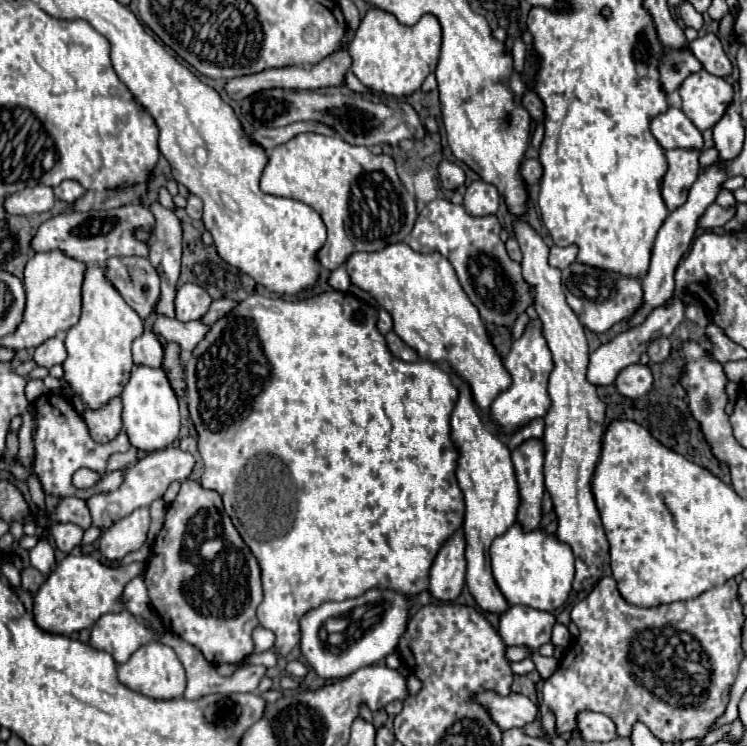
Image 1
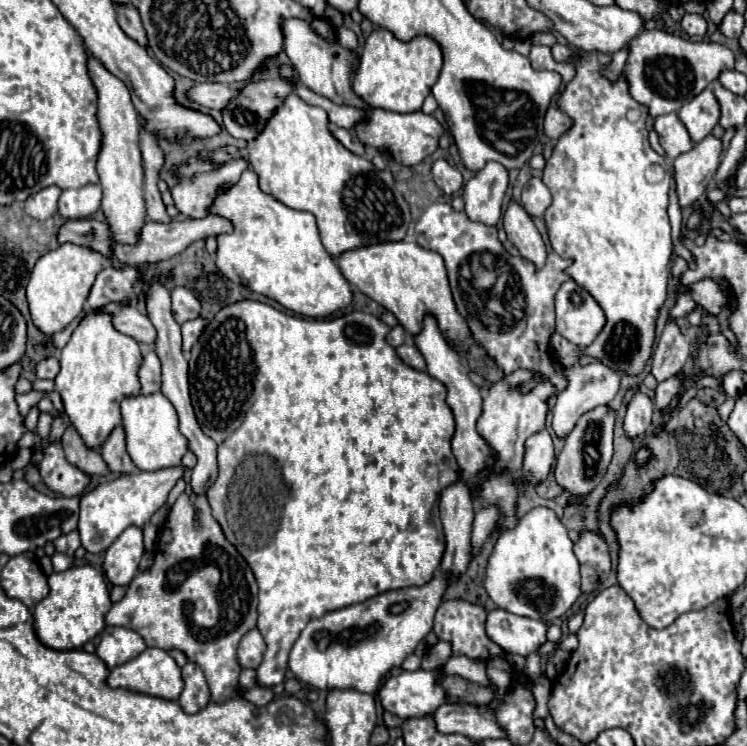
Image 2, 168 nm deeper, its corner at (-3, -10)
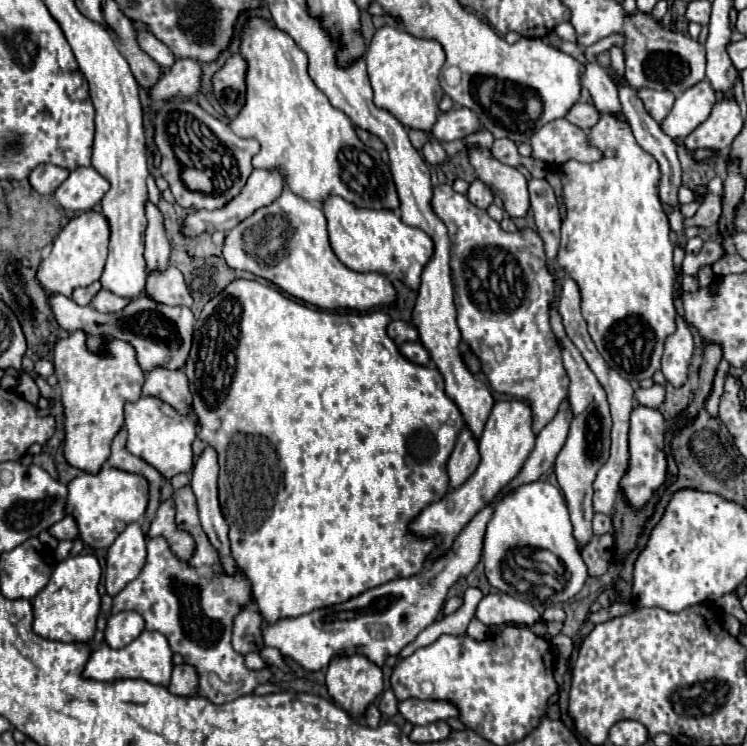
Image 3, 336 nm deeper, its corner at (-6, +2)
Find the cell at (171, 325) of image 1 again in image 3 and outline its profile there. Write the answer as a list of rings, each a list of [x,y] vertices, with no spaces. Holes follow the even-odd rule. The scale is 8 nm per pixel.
[[[100,290],[96,292],[96,296],[92,298],[92,308],[96,308],[98,312],[120,312],[130,300],[120,298],[108,290]]]

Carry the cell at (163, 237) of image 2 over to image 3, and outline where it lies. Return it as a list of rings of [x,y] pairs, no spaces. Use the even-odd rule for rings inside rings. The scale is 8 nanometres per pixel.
[[[272,168],[272,170],[254,170],[252,174],[250,174],[250,178],[248,178],[248,182],[246,182],[246,186],[242,188],[242,192],[232,200],[232,202],[228,202],[224,208],[220,208],[220,210],[196,210],[196,212],[192,212],[192,214],[188,214],[188,218],[186,218],[186,224],[184,224],[184,234],[186,236],[196,236],[196,234],[202,234],[202,232],[216,232],[216,230],[222,230],[222,232],[228,232],[228,230],[232,230],[236,224],[240,224],[242,220],[246,220],[248,216],[252,216],[252,212],[256,212],[258,208],[262,208],[262,206],[268,206],[268,204],[272,204],[278,196],[280,196],[280,192],[284,190],[284,184],[286,184],[286,180],[284,180],[284,174],[278,170],[278,168]]]

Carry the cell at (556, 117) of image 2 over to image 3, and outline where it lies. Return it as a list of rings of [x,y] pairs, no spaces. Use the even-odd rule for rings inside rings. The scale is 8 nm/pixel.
[[[578,102],[566,116],[568,122],[580,126],[586,132],[598,122],[598,118],[600,118],[600,112],[592,104],[584,104],[584,102]]]

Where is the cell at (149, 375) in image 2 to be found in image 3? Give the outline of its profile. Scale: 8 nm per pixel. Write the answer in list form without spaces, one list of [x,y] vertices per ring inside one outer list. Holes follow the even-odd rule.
[[[156,368],[146,376],[144,382],[144,396],[156,396],[162,402],[170,404],[182,416],[188,416],[192,410],[192,394],[188,388],[188,378],[182,370],[166,370]]]

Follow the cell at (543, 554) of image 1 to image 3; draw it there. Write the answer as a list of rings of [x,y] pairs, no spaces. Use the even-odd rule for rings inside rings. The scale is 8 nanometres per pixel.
[[[536,480],[530,484],[522,484],[522,486],[514,488],[512,492],[506,492],[504,496],[500,496],[494,504],[494,512],[492,512],[492,518],[490,518],[490,522],[486,526],[486,534],[484,534],[482,554],[484,554],[486,576],[488,576],[490,584],[496,586],[498,590],[506,592],[506,594],[516,594],[516,590],[502,580],[502,560],[506,558],[506,552],[514,546],[546,548],[562,560],[562,564],[566,568],[566,586],[564,586],[564,590],[550,596],[544,602],[546,606],[554,606],[554,604],[570,600],[584,586],[584,582],[588,578],[588,570],[586,570],[582,556],[578,554],[576,540],[572,536],[572,524],[570,524],[568,508],[566,508],[566,502],[564,502],[560,490],[556,486],[552,486],[550,482]]]

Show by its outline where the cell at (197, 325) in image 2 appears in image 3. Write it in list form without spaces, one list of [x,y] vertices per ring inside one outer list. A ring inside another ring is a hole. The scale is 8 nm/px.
[[[62,294],[46,296],[48,306],[54,312],[56,322],[66,332],[84,332],[86,334],[86,348],[94,354],[108,352],[108,340],[124,340],[132,344],[136,350],[138,366],[144,374],[152,372],[152,368],[162,366],[168,370],[180,370],[188,358],[190,344],[192,344],[192,328],[194,328],[194,314],[188,306],[164,306],[146,296],[130,300],[126,308],[114,314],[100,314],[92,306],[80,306],[74,300]]]

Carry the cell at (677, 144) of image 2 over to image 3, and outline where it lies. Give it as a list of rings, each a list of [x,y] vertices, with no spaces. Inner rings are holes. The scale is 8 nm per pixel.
[[[640,88],[636,90],[644,108],[648,110],[648,114],[660,124],[668,112],[672,110],[674,104],[674,94],[672,92],[664,92],[664,90],[652,90],[652,88]]]

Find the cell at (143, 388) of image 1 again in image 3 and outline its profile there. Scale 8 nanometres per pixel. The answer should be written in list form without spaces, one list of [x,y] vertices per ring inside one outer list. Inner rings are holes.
[[[142,396],[138,402],[130,402],[124,408],[126,432],[128,432],[128,452],[142,458],[154,466],[166,480],[176,474],[190,472],[194,466],[192,442],[196,438],[196,422],[192,418],[180,416],[170,404],[156,400],[152,396]]]

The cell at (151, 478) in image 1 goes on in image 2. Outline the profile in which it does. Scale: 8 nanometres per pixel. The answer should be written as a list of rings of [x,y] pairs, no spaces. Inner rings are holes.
[[[173,466],[155,472],[137,470],[133,474],[125,474],[117,480],[99,484],[95,490],[81,496],[81,514],[79,514],[79,534],[81,544],[87,552],[103,552],[107,550],[125,528],[129,526],[145,526],[149,518],[167,502],[167,494],[183,478],[185,468]]]

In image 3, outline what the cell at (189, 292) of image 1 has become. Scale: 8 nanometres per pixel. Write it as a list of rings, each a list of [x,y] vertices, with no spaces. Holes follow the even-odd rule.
[[[168,266],[162,272],[150,272],[146,280],[146,296],[154,302],[168,306],[192,304],[192,296],[188,292],[184,276],[176,266]]]

